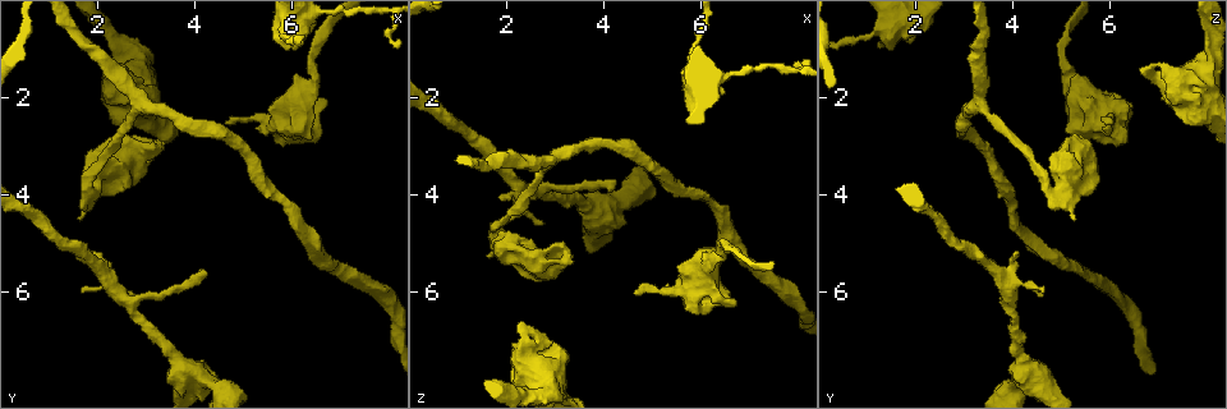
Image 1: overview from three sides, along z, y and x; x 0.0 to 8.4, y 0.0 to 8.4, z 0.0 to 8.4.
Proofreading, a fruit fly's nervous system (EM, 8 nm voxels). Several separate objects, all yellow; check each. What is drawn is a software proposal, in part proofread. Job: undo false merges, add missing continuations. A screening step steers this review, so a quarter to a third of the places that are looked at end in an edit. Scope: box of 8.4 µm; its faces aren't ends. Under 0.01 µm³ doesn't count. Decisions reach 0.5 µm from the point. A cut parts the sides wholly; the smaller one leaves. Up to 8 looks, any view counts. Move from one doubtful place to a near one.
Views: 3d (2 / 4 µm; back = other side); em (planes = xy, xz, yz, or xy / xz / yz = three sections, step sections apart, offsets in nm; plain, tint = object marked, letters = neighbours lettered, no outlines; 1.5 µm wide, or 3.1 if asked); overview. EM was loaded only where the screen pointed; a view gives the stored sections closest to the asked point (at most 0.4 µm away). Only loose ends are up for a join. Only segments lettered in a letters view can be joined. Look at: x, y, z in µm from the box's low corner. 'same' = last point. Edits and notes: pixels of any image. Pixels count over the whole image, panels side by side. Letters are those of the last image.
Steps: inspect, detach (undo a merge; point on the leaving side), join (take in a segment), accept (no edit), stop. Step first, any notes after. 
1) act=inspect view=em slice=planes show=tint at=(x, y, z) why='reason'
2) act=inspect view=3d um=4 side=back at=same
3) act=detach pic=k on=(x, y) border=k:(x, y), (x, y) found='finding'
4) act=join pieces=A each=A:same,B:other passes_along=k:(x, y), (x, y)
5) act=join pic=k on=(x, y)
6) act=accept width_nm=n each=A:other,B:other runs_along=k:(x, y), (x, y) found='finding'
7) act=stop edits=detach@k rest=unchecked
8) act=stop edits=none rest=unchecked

act=inspect view=em slice=planes show=letters at=(4.65, 2.50, 6.10) why='an open end'

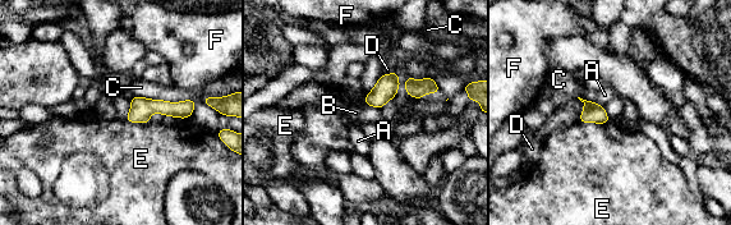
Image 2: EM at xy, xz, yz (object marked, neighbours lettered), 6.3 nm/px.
act=accept each=A:other,B:other,C:other,D:other,E:other,F:other border=2:(362, 101), (378, 109) found='none of them fits'

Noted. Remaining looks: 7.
act=inspect view=3d um=4 at=(3.00, 3.15, 5.45) why='thick turns thin'

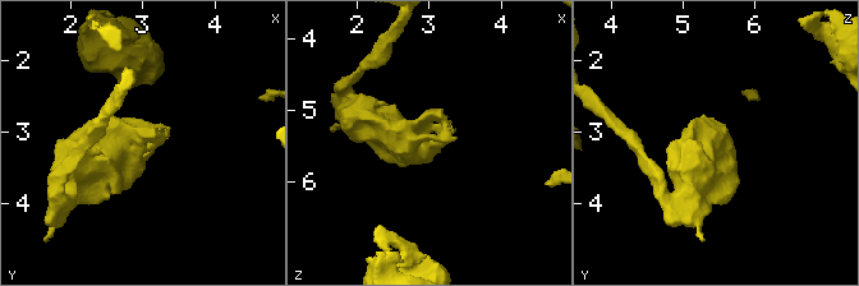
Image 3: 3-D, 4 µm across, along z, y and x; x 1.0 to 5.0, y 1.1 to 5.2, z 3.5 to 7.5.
act=inspect view=em slice=planes show=tint at=(3.00, 3.20, 5.50) why='shape alone is not enough'

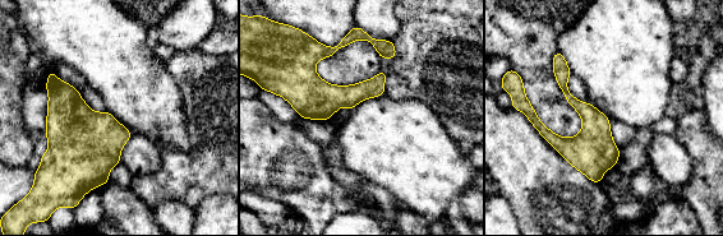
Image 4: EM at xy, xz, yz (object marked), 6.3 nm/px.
act=inspect view=em slice=planes show=letters at=same

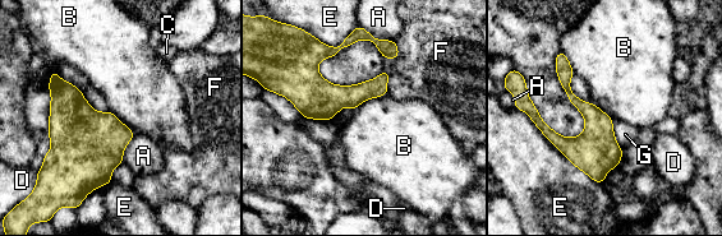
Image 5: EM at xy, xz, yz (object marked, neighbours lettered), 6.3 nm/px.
act=accept each=A:other,B:other,C:other,D:other,E:other,F:other,G:other border=5:(386, 93), (366, 98), (353, 110) found='continuous, no second neuron'

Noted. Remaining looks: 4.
act=inspect view=em slice=planes show=tint at=(4.15, 5.55, 3.85)

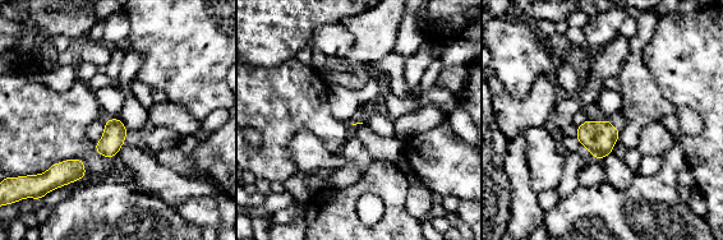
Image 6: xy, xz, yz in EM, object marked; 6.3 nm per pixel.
act=inspect view=em slice=planes show=letters at=same why='what lies round it'

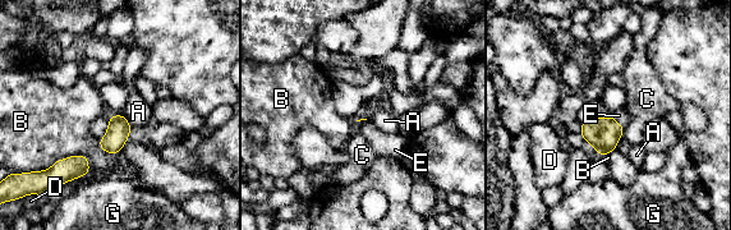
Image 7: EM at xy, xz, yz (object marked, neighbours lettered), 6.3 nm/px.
act=join pieces=E each=A:other,B:other,C:other,D:other,E:same,G:other passes_along=7:(603, 134), (617, 123), (621, 116) found='it goes on there'

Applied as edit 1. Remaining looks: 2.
act=stop edits=join@7 rest=unchecked

